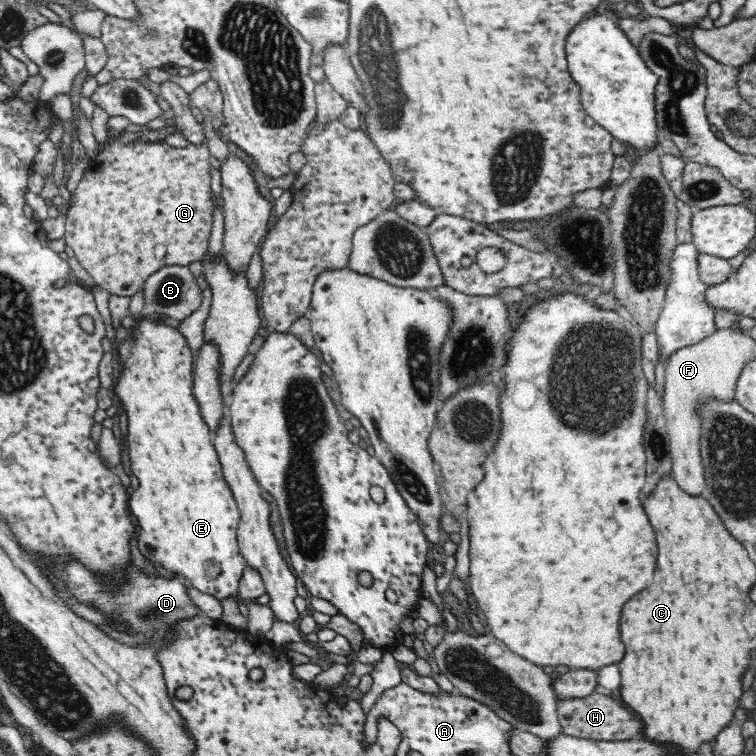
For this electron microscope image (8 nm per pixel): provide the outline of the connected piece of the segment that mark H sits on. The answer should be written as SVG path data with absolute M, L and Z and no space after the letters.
M595 691L585 698L558 699L557 696L556 707L564 735L600 742L618 742L641 737L643 725L641 720L611 697Z

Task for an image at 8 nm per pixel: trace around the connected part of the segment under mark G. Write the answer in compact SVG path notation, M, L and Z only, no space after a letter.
M204 138L200 144L190 143L186 148L176 148L168 143L135 143L122 145L122 142L115 140L105 146L97 155L89 161L85 172L79 183L73 187L74 202L69 206L65 222L65 240L68 248L72 248L76 260L86 269L96 285L108 290L110 294L131 297L140 290L154 272L166 266L186 266L193 262L202 261L202 256L209 248L209 237L213 226L213 202L210 196L210 159L207 139Z

